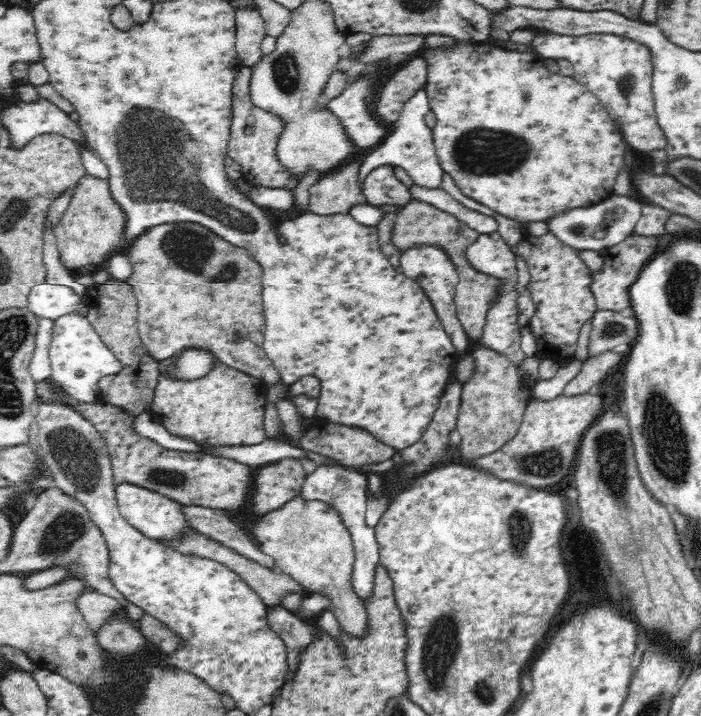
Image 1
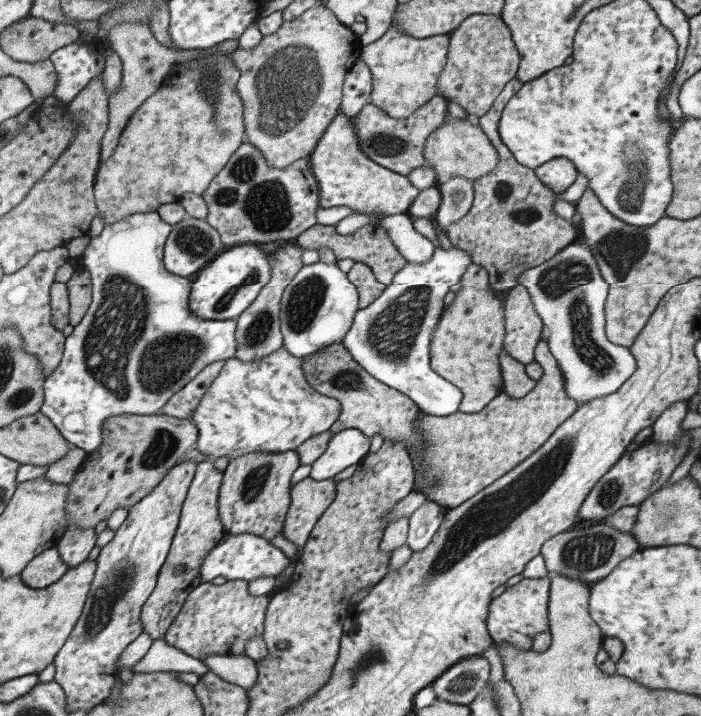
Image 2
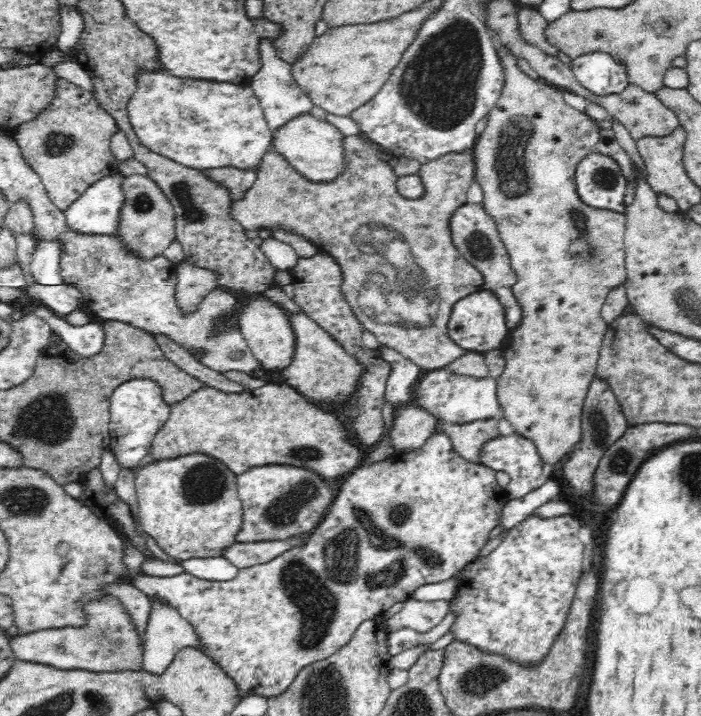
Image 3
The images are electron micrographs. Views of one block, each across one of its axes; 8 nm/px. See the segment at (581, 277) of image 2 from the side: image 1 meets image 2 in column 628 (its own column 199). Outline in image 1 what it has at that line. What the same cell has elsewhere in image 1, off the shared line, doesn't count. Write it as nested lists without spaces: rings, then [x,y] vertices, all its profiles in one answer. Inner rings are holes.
[[[186,348],[182,352],[178,352],[176,362],[172,370],[166,370],[164,374],[168,378],[174,380],[184,380],[184,382],[194,382],[194,380],[202,380],[204,376],[208,376],[208,372],[214,370],[214,362],[218,358],[214,358],[212,352],[202,350],[202,348]]]

